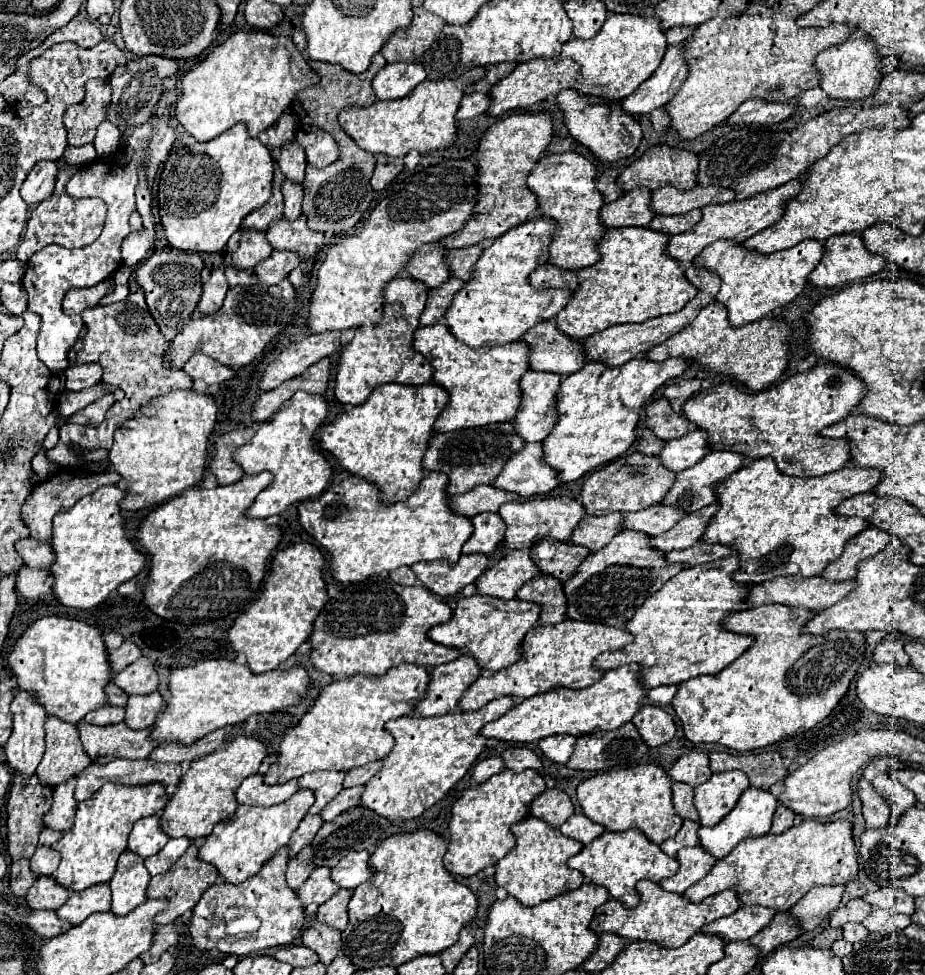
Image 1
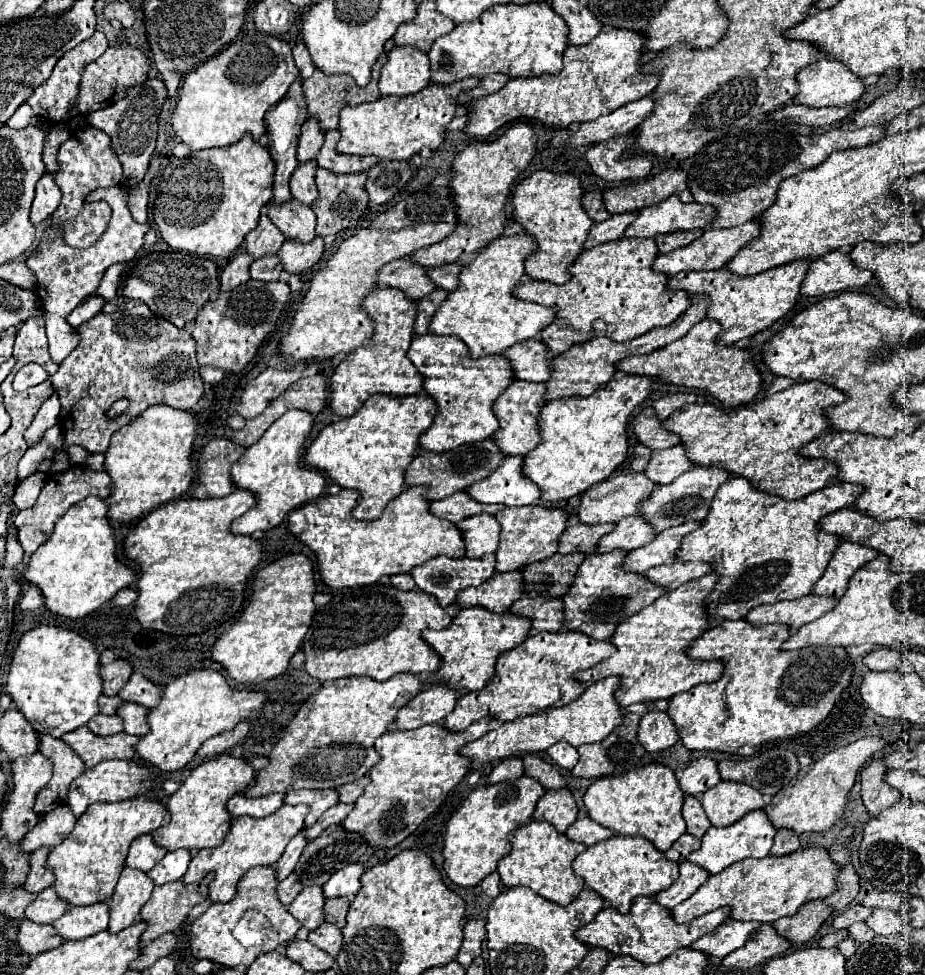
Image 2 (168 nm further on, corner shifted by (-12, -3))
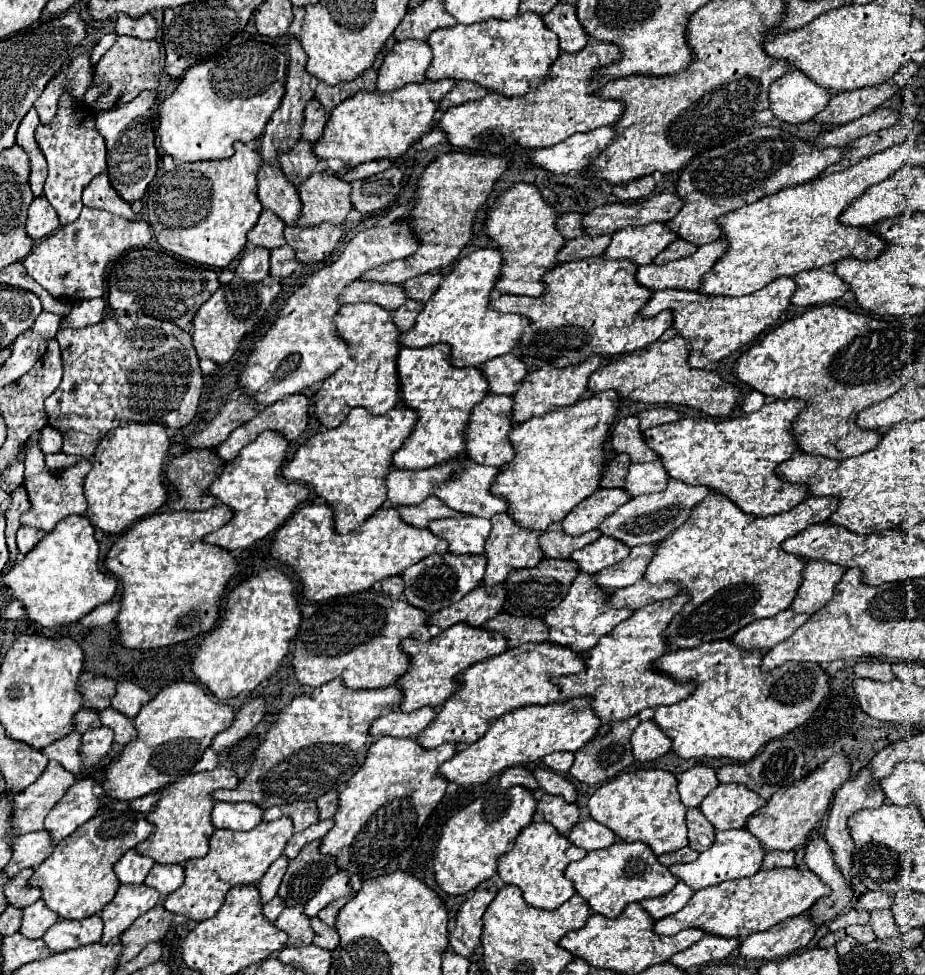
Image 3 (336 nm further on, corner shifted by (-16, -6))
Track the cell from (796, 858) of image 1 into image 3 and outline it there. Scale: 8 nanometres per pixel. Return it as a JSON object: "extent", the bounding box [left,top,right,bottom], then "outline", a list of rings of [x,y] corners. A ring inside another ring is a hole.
{"extent":[654,867,830,939],"outline":[[[774,867],[766,871],[760,869],[750,877],[720,883],[716,887],[706,887],[704,891],[696,891],[694,897],[678,913],[660,919],[654,931],[660,935],[672,935],[688,927],[700,927],[712,935],[744,939],[754,931],[764,931],[788,917],[802,915],[814,905],[816,899],[826,895],[830,895],[830,887],[822,883],[822,879],[810,869],[798,867]]]}

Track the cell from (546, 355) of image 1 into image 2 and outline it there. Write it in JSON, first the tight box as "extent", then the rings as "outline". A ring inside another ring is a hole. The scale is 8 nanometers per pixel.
{"extent":[502,338,550,382],"outline":[[[536,338],[524,340],[514,344],[512,348],[504,350],[502,356],[510,360],[512,374],[516,380],[526,382],[544,382],[550,378],[550,350]]]}

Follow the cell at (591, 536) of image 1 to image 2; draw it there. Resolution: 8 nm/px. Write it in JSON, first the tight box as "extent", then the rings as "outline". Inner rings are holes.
{"extent":[560,524,614,554],"outline":[[[574,524],[568,526],[562,536],[560,536],[560,554],[572,554],[572,552],[584,552],[584,554],[594,554],[596,550],[596,540],[600,540],[604,534],[608,534],[614,528],[614,524],[598,524],[598,526],[588,526],[588,524]]]}

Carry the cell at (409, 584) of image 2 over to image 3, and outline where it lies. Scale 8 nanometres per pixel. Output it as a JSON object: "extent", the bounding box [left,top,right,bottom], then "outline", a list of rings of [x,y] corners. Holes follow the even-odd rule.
{"extent":[382,577,404,597],"outline":[[[390,577],[390,579],[384,579],[382,581],[382,589],[384,593],[388,593],[390,597],[402,597],[402,591],[404,591],[404,581],[400,577]]]}

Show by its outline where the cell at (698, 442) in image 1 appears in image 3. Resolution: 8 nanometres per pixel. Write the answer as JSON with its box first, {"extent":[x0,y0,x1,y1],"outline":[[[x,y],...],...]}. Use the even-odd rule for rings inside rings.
{"extent":[624,461,668,497],"outline":[[[648,461],[648,463],[632,463],[624,489],[636,497],[644,493],[656,493],[664,491],[668,485],[668,471],[664,469],[662,461]]]}

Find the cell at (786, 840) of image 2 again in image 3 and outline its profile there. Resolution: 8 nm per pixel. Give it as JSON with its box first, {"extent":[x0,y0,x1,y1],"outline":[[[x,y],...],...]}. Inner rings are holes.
{"extent":[762,851,794,869],"outline":[[[768,851],[762,863],[762,869],[792,867],[792,865],[794,865],[794,851]]]}

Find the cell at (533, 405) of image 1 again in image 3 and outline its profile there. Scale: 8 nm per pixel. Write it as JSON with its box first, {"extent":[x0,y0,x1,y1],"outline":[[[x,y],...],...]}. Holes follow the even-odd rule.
{"extent":[466,395,516,467],"outline":[[[486,395],[484,401],[478,403],[478,407],[474,407],[472,419],[470,419],[470,429],[468,429],[470,439],[468,439],[468,447],[466,447],[466,455],[474,463],[502,467],[514,459],[516,449],[510,441],[510,431],[514,427],[512,407],[514,407],[514,399],[510,395]]]}

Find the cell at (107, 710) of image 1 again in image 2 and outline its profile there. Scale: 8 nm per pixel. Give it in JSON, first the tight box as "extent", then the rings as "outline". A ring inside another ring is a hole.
{"extent":[86,714,122,736],"outline":[[[96,714],[92,720],[88,720],[86,726],[96,736],[112,736],[112,734],[122,732],[122,722],[120,722],[120,716],[116,716],[116,714],[112,714],[112,716]]]}

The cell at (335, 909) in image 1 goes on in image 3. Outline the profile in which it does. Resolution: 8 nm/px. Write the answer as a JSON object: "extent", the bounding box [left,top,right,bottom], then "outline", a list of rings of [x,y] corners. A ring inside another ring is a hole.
{"extent":[320,897,346,927],"outline":[[[346,897],[344,899],[336,899],[336,901],[332,901],[328,907],[324,907],[322,911],[320,911],[320,915],[322,915],[322,919],[320,921],[324,921],[328,927],[334,927],[336,925],[336,917],[338,917],[338,911],[346,905]]]}

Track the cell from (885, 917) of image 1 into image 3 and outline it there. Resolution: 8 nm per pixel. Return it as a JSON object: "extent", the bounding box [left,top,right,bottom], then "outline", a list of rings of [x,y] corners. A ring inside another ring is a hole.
{"extent":[870,909,898,939],"outline":[[[878,909],[870,913],[870,927],[874,929],[878,939],[890,939],[898,935],[898,927],[894,923],[894,915],[890,909]]]}

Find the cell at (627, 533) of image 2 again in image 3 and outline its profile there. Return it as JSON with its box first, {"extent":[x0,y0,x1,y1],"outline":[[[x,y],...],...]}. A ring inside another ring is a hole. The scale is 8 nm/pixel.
{"extent":[570,535,630,573],"outline":[[[602,535],[594,543],[574,551],[570,559],[574,559],[580,565],[580,571],[584,573],[598,573],[604,567],[610,567],[622,561],[624,557],[628,557],[628,553],[630,553],[630,547],[624,545],[620,539]]]}

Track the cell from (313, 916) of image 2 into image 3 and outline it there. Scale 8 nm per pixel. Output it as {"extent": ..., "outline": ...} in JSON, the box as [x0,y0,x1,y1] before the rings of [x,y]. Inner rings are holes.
{"extent":[276,905,314,947],"outline":[[[304,905],[286,907],[276,919],[276,925],[288,933],[288,945],[294,945],[294,947],[310,945],[314,939],[310,917],[304,913]]]}

